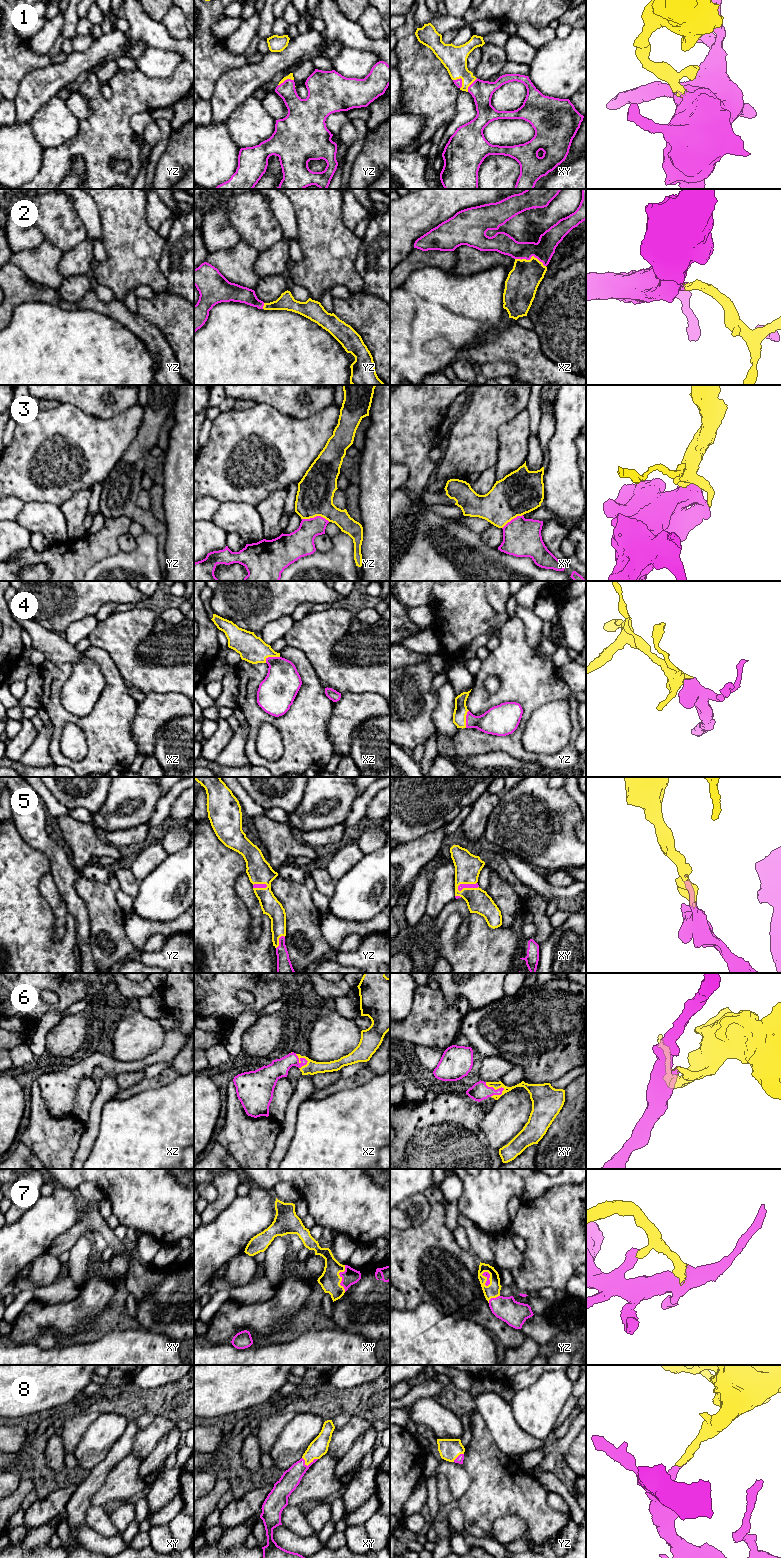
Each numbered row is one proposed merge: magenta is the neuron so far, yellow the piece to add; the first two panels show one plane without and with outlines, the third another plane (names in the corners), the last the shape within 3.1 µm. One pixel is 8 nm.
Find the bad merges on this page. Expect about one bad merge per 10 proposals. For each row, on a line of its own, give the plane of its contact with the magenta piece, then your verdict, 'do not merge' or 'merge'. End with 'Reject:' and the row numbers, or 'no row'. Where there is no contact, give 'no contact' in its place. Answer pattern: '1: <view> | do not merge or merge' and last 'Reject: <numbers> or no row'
1: xy | merge
2: xz | merge
3: yz | do not merge
4: xz | merge
5: xy | merge
6: xy | merge
7: xy | merge
8: xy | merge
Reject: 3

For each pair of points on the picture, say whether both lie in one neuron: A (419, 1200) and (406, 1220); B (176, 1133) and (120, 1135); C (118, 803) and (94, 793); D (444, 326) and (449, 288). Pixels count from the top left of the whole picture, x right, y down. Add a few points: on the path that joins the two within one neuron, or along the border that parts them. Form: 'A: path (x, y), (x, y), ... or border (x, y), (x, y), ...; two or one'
A: path (417, 1205), (409, 1215); one
B: path (162, 1133), (134, 1135); one
C: border (110, 787), (105, 803), (92, 814); two
D: path (440, 317), (440, 297); one

